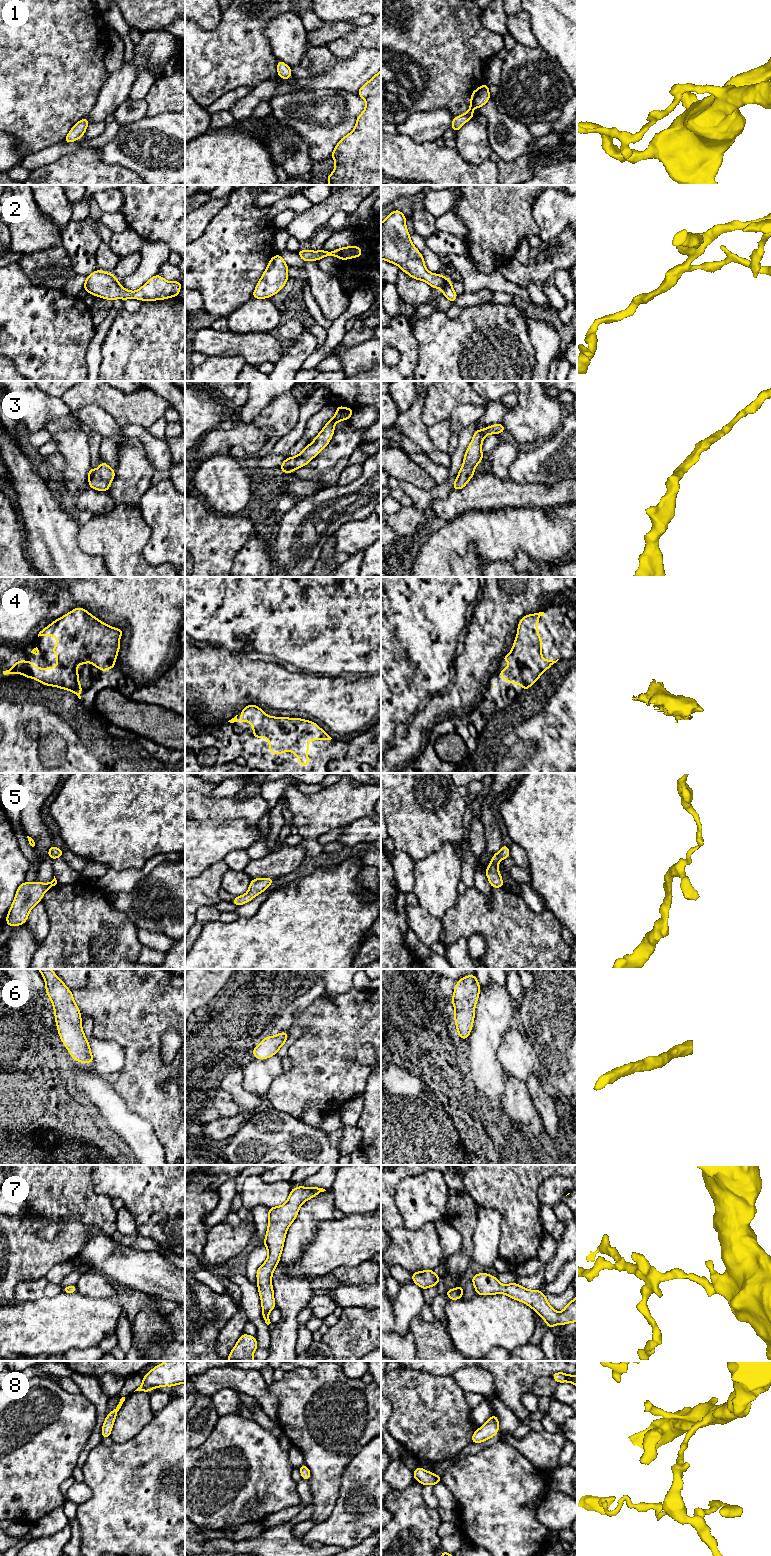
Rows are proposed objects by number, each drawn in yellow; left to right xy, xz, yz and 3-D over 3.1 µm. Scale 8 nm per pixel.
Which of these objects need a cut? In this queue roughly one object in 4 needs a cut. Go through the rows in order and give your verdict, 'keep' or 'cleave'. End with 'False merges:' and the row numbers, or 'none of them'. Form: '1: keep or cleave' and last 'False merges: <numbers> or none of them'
1: keep
2: keep
3: keep
4: keep
5: keep
6: keep
7: keep
8: keep
False merges: none of them

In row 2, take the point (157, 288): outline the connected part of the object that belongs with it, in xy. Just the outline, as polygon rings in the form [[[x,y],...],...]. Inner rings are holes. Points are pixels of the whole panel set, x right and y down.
[[[96,270],[86,277],[83,288],[91,295],[99,296],[102,299],[116,300],[121,298],[139,299],[142,301],[164,300],[171,297],[178,297],[182,281],[169,282],[159,274],[149,279],[137,291],[129,291],[120,286],[119,280],[113,273]]]

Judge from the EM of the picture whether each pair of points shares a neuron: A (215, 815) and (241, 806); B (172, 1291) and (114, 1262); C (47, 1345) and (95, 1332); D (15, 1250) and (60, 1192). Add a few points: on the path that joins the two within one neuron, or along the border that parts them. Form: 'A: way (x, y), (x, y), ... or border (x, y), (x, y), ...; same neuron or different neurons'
A: way (221, 809), (235, 808); same neuron
B: way (158, 1277), (148, 1271), (128, 1267); same neuron
C: way (59, 1333), (83, 1332); same neuron
D: way (39, 1250), (53, 1250), (72, 1231), (72, 1216); same neuron

